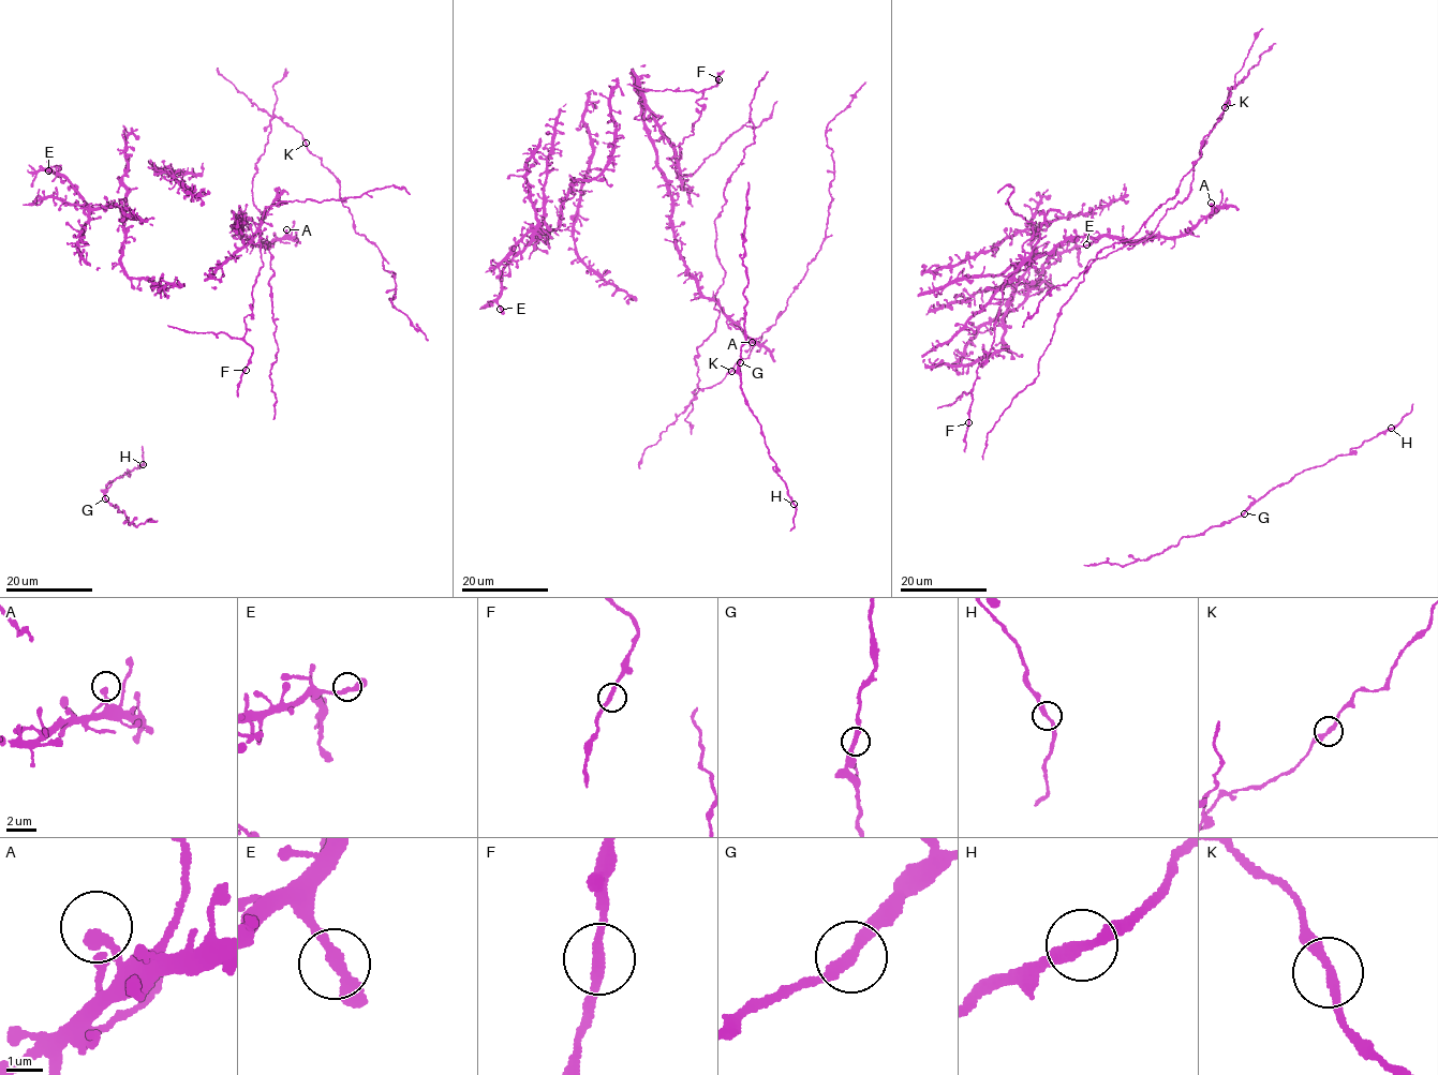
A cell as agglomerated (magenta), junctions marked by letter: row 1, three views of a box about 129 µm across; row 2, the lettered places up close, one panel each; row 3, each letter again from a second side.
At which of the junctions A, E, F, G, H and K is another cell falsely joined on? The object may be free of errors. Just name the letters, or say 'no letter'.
H

